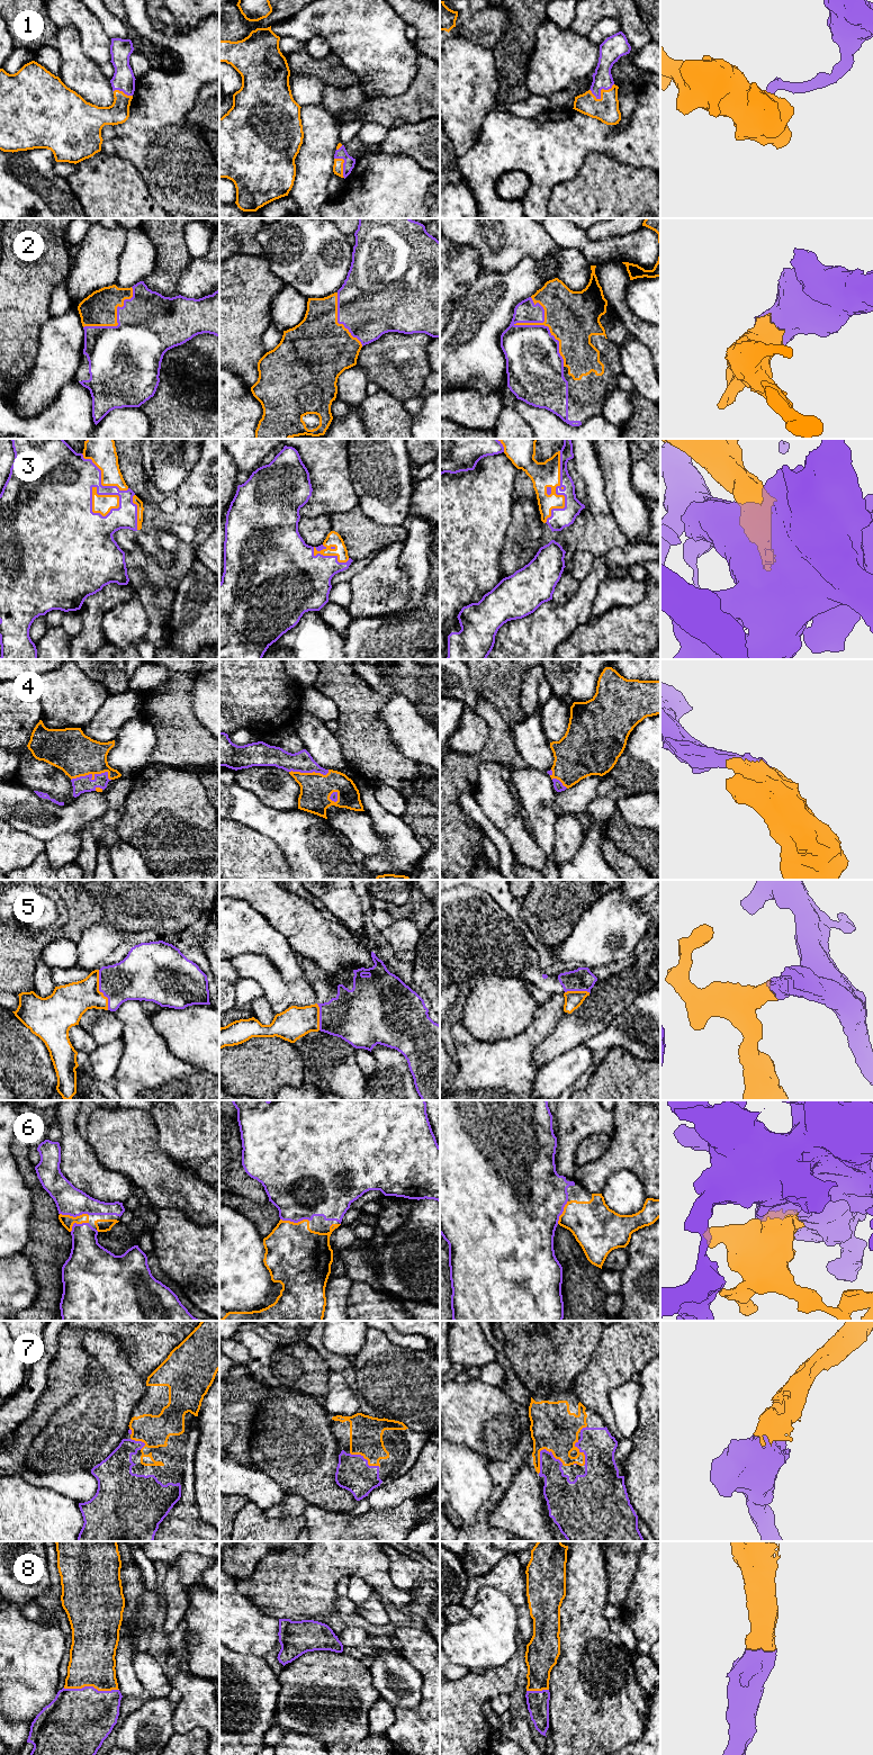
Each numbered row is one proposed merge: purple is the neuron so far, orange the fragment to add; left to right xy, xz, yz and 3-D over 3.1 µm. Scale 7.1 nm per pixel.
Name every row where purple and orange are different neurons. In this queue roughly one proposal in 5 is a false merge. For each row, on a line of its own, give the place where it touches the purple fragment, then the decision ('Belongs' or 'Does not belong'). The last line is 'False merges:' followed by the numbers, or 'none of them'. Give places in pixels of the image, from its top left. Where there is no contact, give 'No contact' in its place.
1: Touches purple at yz (600, 92). Belongs
2: Touches purple at yz (549, 330). Belongs
3: Touches purple at yz (557, 494). Belongs
4: Touches purple at xy (91, 774). Belongs
5: Touches purple at xy (99, 990). Belongs
6: Touches purple at xy (74, 1216). Belongs
7: Touches purple at yz (551, 1452). Belongs
8: Touches purple at xy (91, 1686). Belongs
False merges: none of them

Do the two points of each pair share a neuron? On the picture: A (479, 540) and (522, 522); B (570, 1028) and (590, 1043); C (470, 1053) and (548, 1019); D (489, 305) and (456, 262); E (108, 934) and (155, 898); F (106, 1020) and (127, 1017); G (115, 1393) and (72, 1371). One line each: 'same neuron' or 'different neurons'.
A: different neurons
B: different neurons
C: same neuron
D: different neurons
E: different neurons
F: different neurons
G: different neurons

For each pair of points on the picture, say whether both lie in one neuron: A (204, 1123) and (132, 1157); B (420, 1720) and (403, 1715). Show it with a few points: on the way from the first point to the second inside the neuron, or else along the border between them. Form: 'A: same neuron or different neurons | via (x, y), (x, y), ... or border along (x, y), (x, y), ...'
A: different neurons | border along (152, 1118), (156, 1130), (156, 1144), (176, 1163)
B: same neuron | via (415, 1720), (407, 1719)

